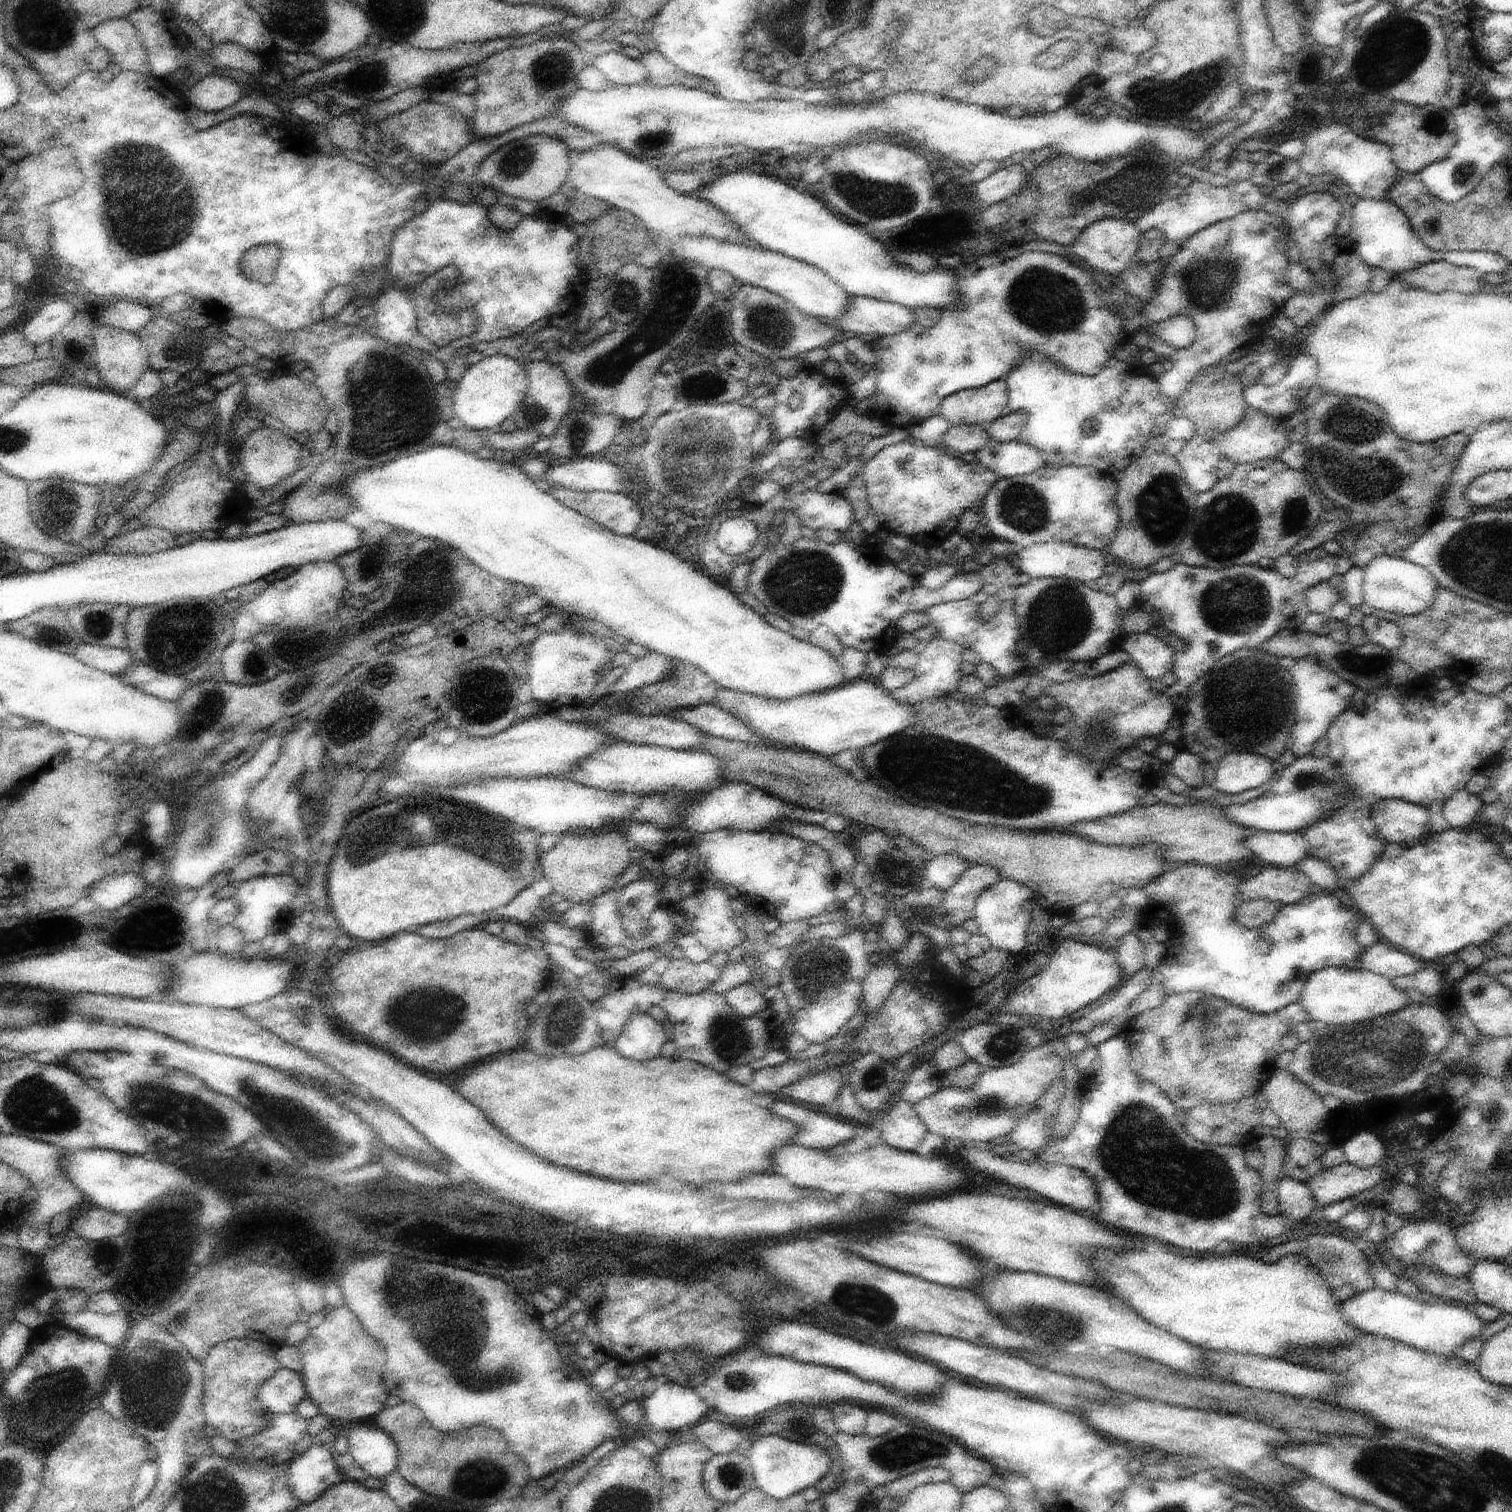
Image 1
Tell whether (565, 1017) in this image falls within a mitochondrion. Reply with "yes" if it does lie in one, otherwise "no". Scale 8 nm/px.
yes

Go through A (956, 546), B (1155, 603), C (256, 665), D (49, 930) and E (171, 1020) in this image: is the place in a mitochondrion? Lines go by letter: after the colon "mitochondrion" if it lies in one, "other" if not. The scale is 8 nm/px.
A: other
B: other
C: other
D: other
E: other

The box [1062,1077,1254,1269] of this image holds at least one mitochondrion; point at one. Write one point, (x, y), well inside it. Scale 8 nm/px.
(1135, 1120)

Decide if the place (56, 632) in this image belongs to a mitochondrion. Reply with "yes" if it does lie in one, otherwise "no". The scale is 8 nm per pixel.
yes

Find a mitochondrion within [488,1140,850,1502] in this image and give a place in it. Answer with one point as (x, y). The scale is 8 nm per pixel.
(728, 1476)

